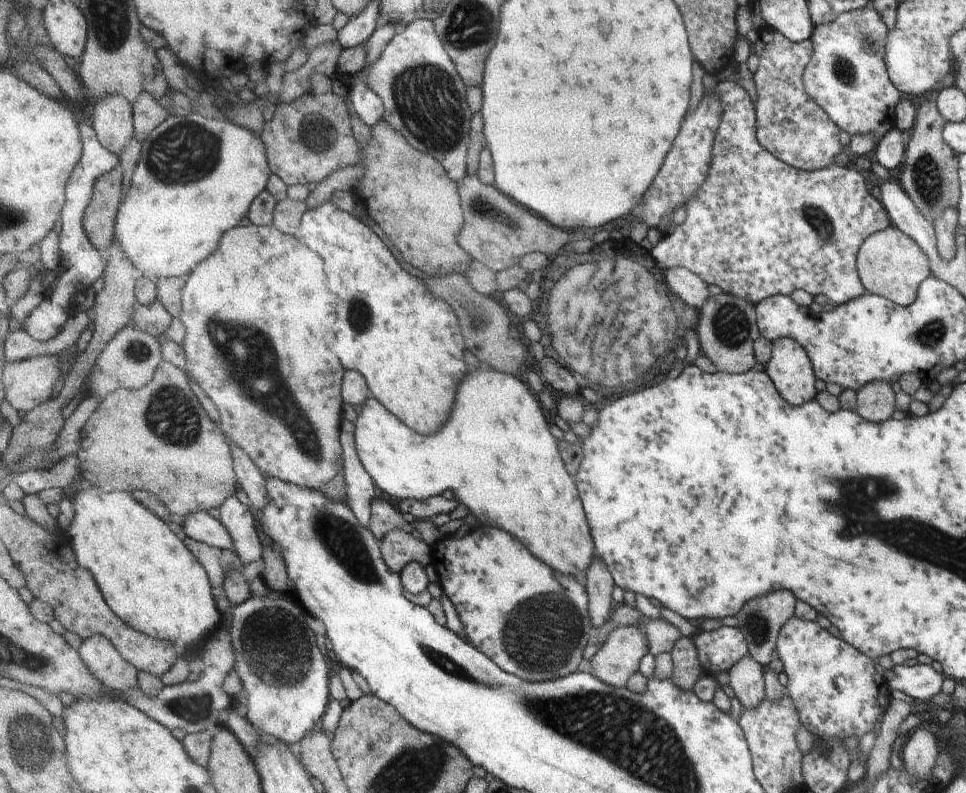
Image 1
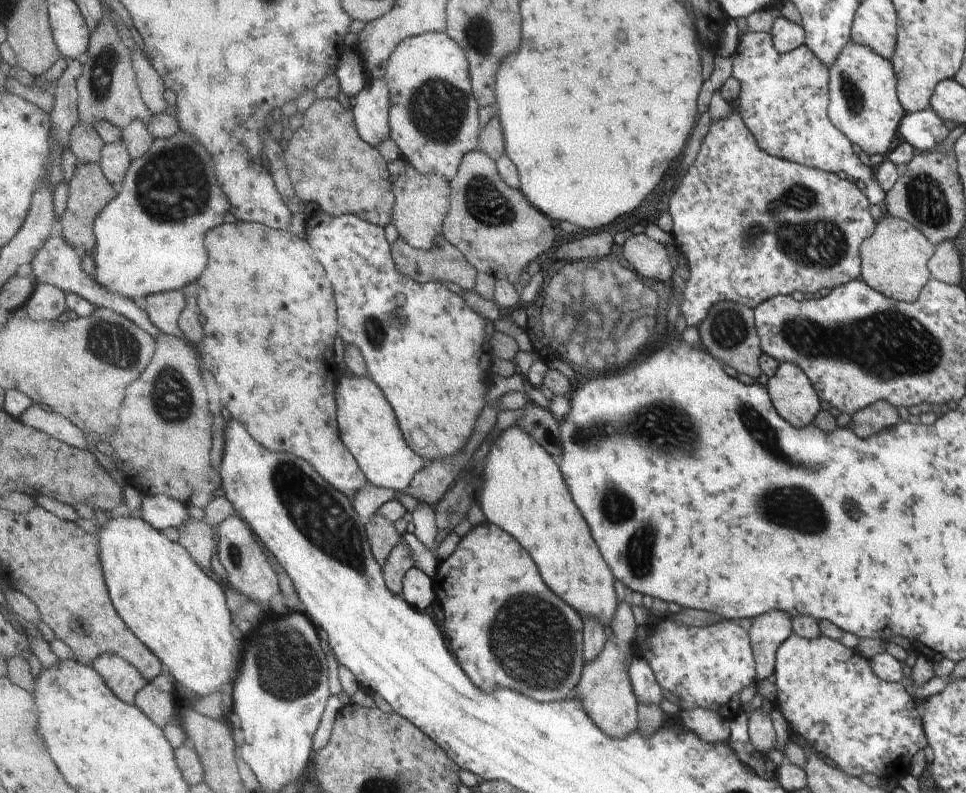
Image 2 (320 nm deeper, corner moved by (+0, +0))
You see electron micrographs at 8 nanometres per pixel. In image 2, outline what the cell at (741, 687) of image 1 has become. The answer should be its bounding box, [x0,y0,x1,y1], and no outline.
[746,708,776,756]

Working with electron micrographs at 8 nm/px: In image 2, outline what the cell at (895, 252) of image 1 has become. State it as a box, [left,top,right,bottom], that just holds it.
[859,216,934,303]

